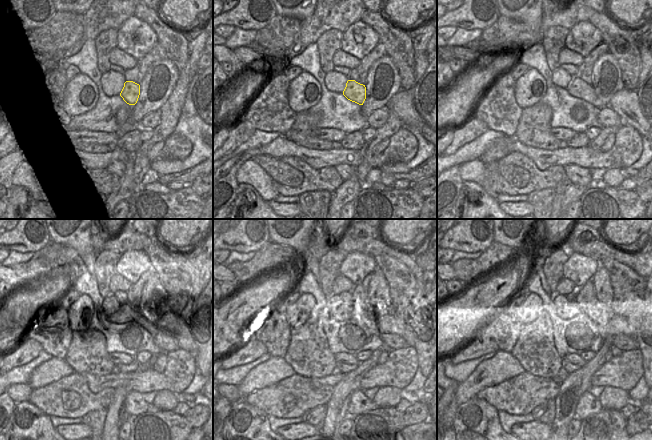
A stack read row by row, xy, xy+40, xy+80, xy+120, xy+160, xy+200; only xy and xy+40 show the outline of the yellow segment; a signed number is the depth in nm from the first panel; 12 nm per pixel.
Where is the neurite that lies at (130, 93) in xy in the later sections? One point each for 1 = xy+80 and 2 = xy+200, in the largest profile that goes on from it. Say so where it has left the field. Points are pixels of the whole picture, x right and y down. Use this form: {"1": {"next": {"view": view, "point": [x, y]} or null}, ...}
{"1": {"next": {"view": "xy+80", "point": [578, 88]}}, "2": {"next": {"view": "xy+200", "point": [563, 309]}}}

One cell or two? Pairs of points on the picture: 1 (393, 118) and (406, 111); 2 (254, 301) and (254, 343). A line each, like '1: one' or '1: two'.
1: two
2: two

